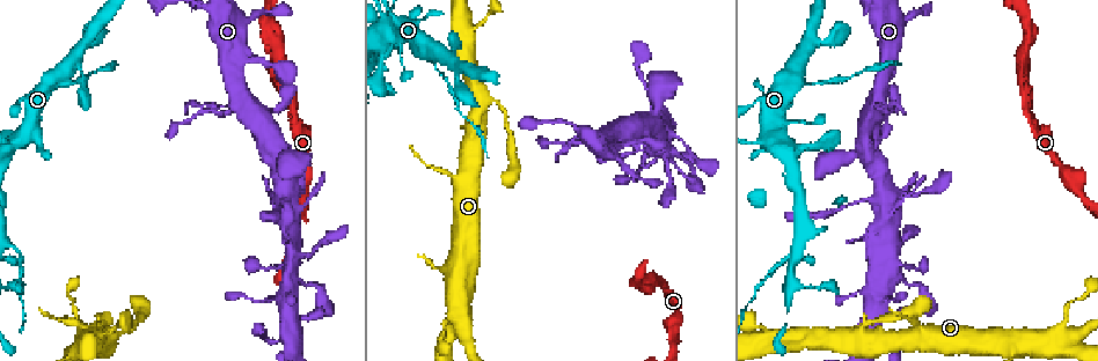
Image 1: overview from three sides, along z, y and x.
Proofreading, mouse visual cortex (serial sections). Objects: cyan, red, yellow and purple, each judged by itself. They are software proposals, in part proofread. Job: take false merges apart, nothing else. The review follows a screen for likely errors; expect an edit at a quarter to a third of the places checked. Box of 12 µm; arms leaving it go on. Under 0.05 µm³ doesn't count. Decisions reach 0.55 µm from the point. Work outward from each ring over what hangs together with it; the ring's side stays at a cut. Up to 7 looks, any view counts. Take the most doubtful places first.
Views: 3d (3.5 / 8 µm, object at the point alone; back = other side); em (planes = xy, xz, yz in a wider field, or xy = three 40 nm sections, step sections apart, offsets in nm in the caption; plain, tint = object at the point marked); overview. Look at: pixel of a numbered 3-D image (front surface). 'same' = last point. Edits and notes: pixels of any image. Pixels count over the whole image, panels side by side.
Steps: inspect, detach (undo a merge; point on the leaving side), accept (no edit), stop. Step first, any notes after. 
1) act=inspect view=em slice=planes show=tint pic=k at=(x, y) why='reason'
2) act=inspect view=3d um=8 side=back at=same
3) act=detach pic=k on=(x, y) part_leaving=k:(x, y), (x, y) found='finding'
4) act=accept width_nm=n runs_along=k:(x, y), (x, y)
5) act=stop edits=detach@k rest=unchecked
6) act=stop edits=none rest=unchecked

act=inspect view=3d um=8 side=back pic=1 at=(798, 246) why='three arms meet'

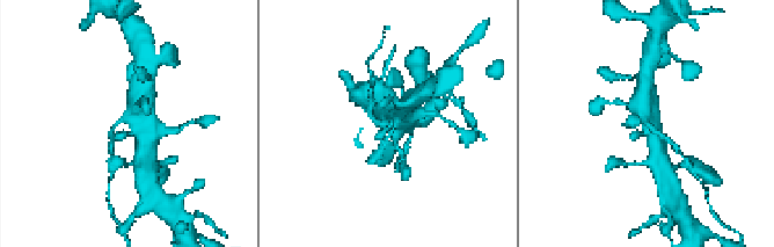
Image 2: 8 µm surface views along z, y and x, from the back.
act=inspect view=em slice=planes show=tint pic=2 at=(117, 121) arms=3 arm_widths_nm=150,400,600 why='now the EM'

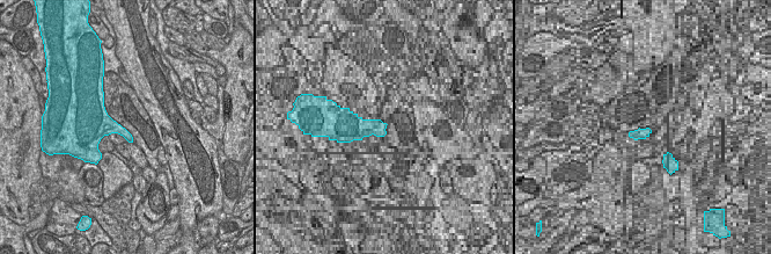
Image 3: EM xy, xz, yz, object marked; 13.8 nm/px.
act=detach pic=2 on=(676, 147) part_leaving=2:(659, 133), (676, 147), (692, 169) found='two cells meet here'

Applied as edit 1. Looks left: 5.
act=inspect view=3d um=8 side=back pic=1 at=(810, 83) why='sudden change in width'

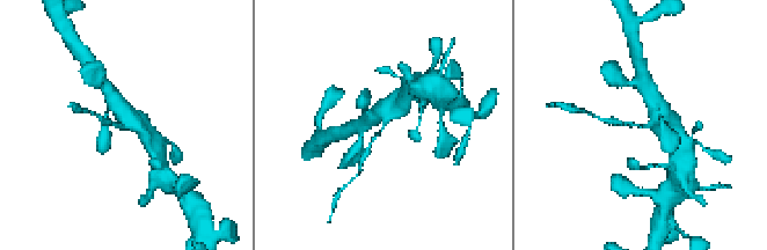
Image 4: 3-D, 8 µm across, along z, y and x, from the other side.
act=inspect view=3d um=3.5 pic=4 at=(124, 126)

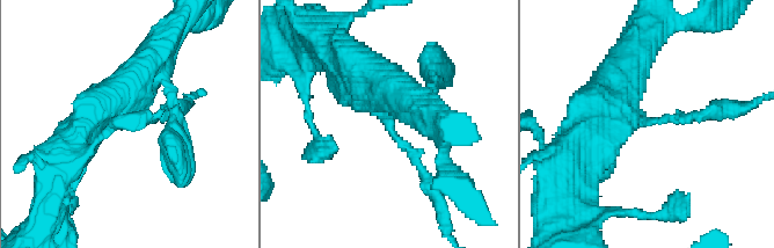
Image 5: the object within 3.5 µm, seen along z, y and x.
act=inspect view=em slice=xy step=1 show=tint pic=5 at=(388, 124) arms=3 arm_widths_nm=150,500,500

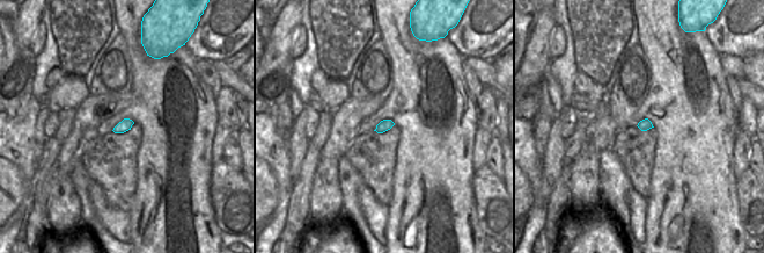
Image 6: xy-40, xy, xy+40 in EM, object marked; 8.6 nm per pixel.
act=detach pic=5 on=(699, 117) part_leaving=5:(669, 117), (758, 103) found='a second cell is stuck on'

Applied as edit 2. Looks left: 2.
act=inspect view=3d um=3.5 pic=1 at=(574, 142) why='closes a loop'

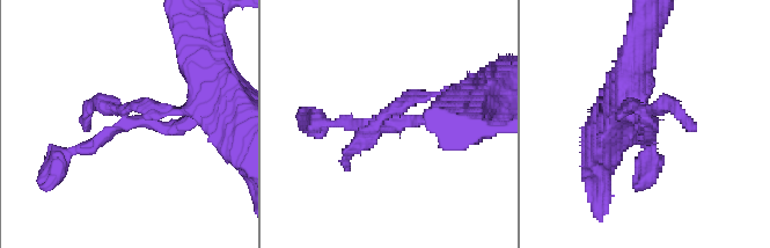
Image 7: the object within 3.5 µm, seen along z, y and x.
act=inspect view=em slice=planes show=tint pic=7 at=(646, 116)

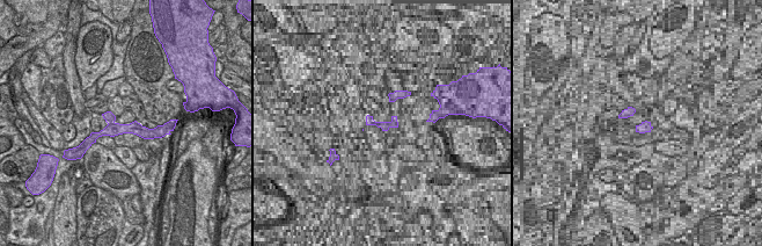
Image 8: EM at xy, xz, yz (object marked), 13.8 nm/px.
act=accept runs_along=8:(159, 130), (111, 129), (90, 138) found='one cell here'

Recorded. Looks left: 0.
act=stop edits=detach@2,detach@5 rest=unchecked

